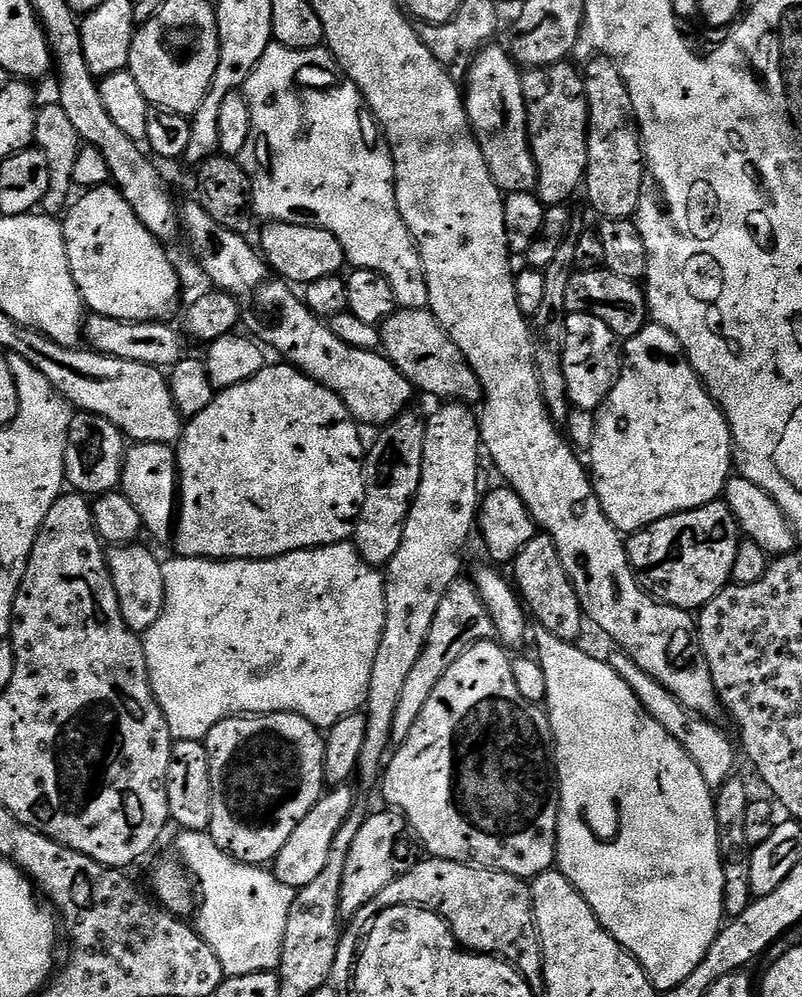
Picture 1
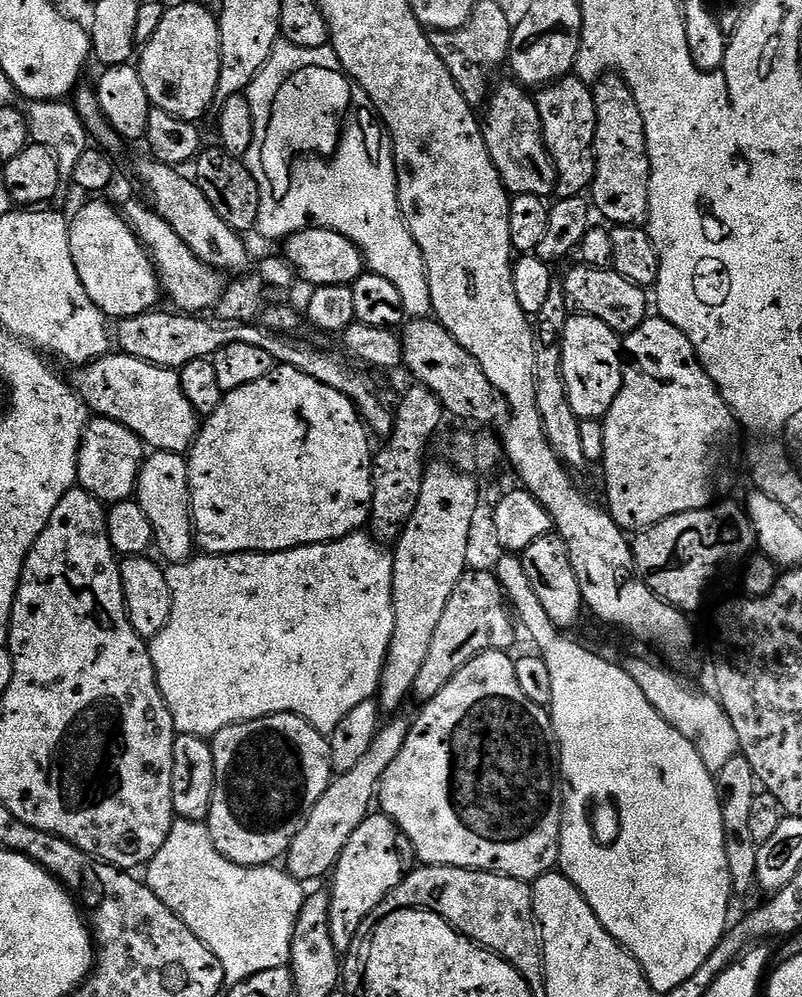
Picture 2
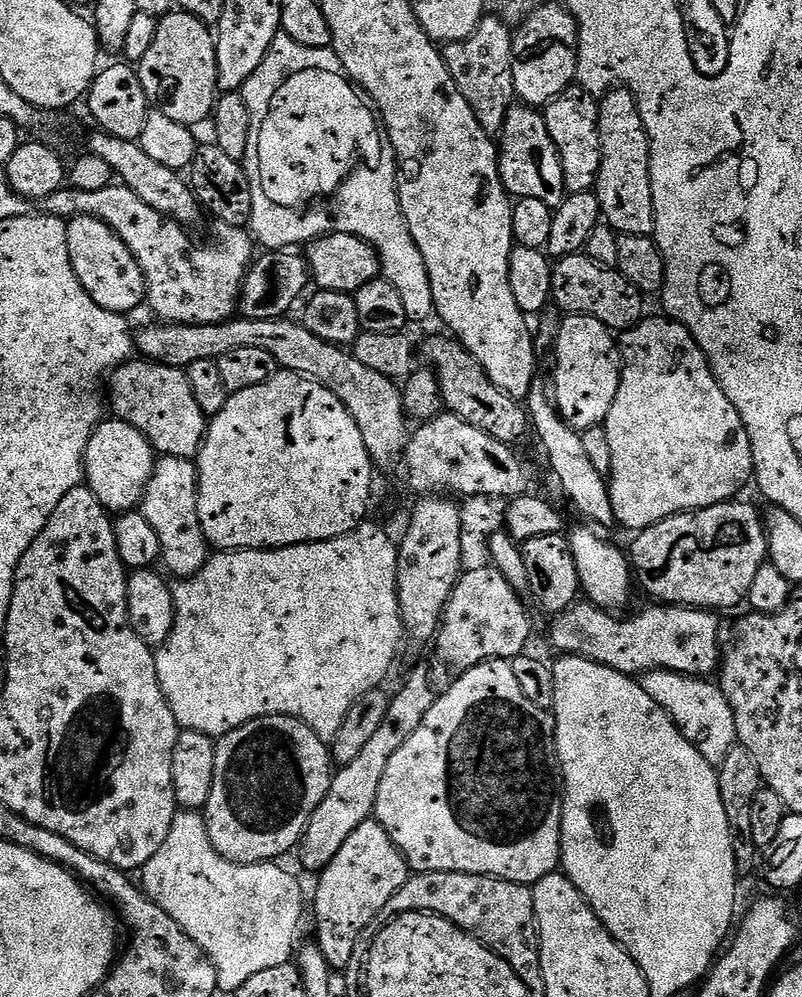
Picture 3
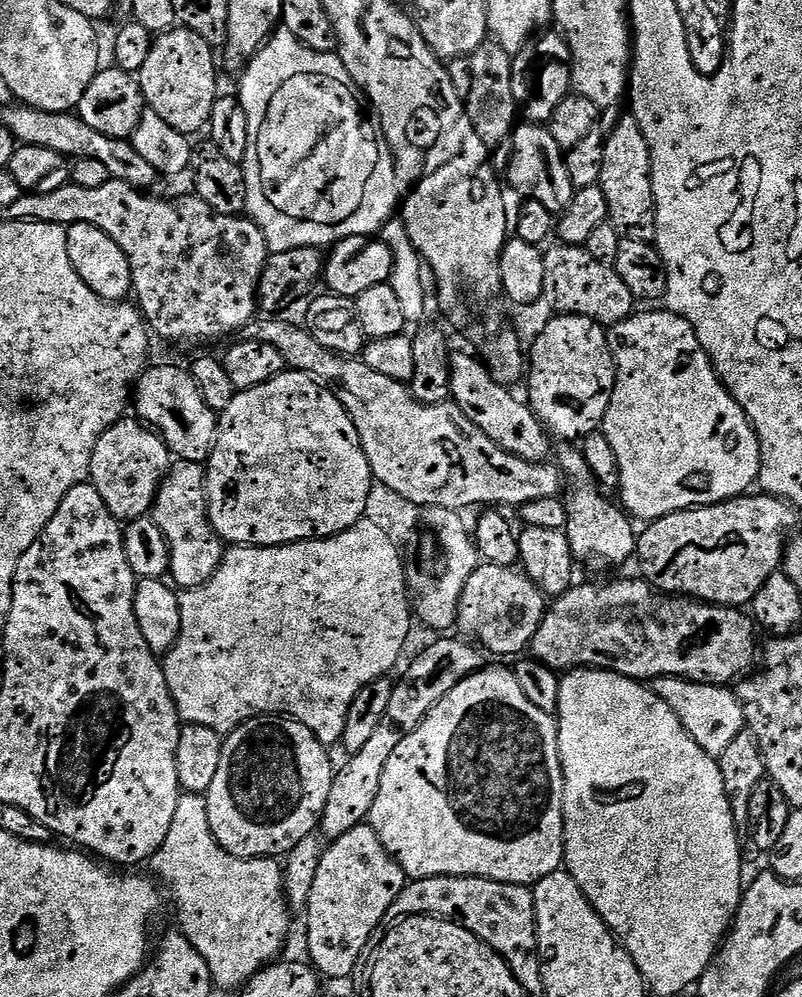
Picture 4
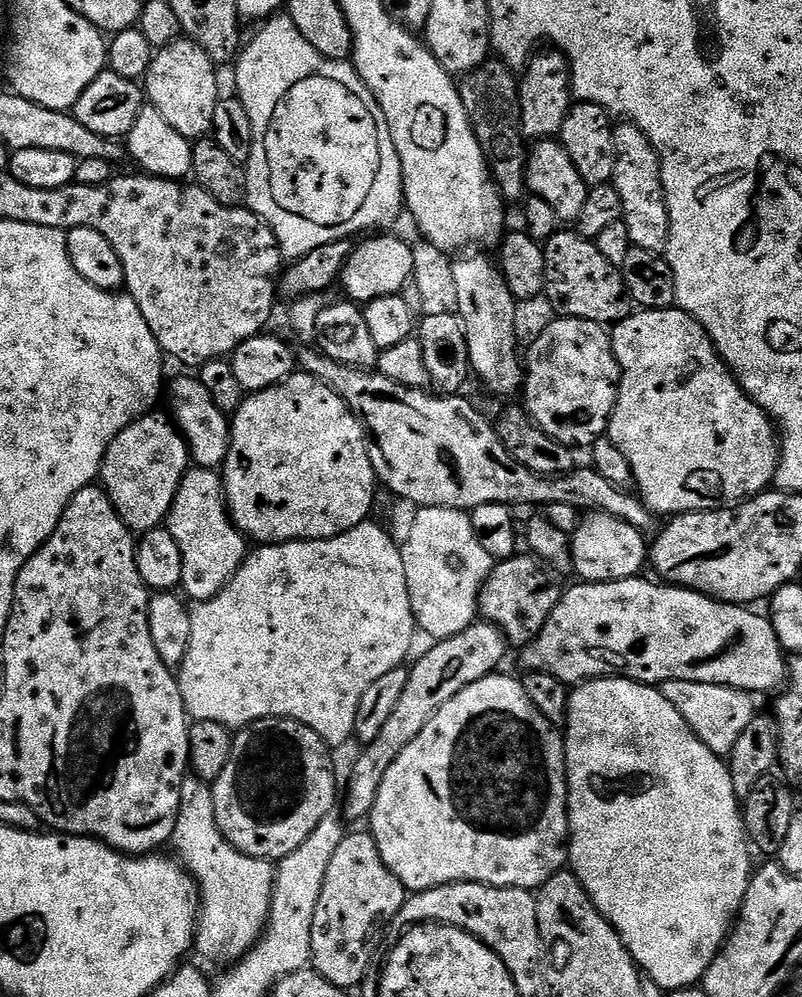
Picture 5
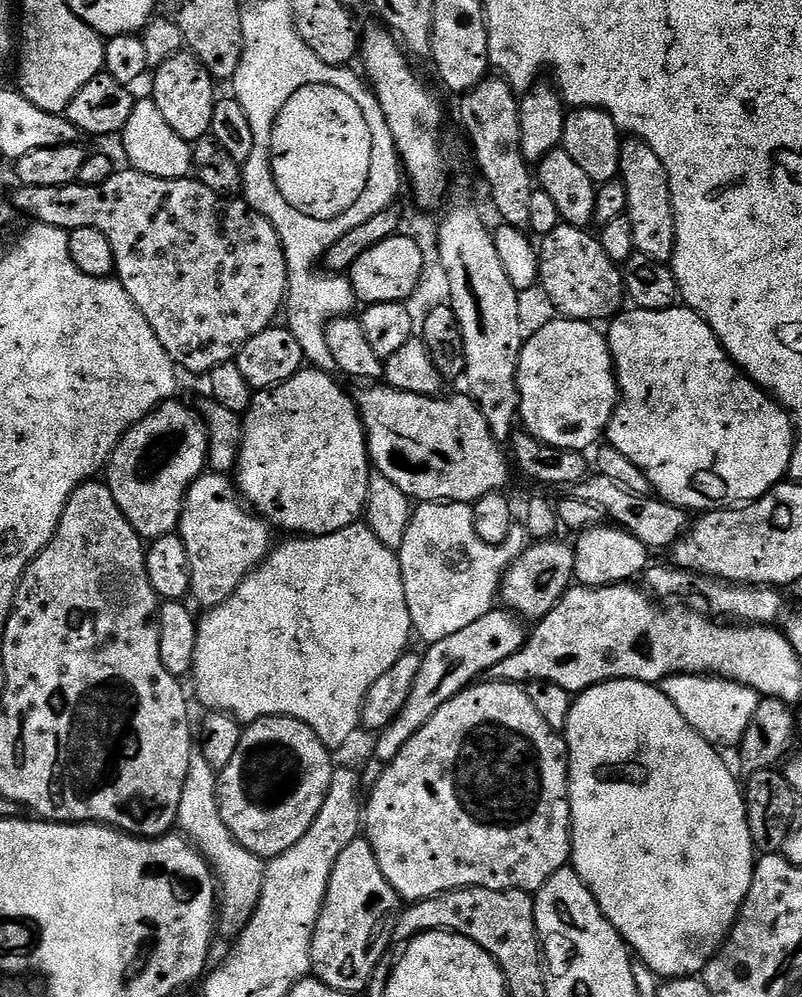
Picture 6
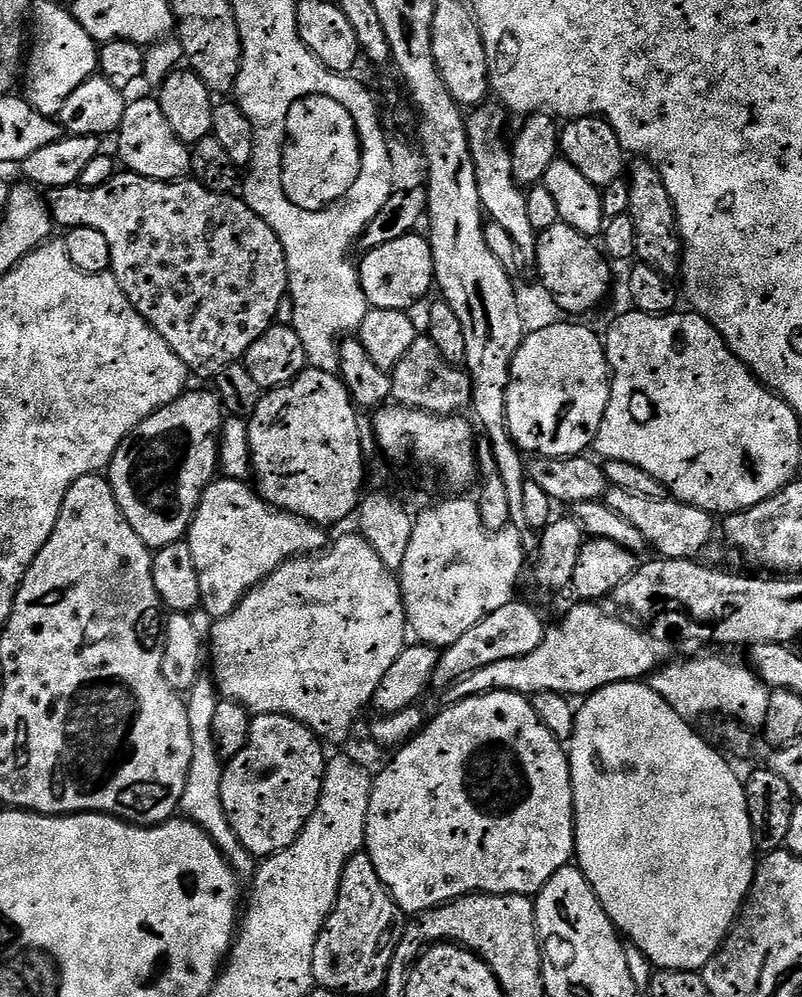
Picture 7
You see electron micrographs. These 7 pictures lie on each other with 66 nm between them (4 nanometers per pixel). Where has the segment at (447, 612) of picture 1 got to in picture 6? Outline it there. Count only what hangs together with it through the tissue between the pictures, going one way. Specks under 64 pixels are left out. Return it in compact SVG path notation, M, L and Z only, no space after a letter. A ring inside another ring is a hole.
M549 538L533 543L505 571L498 596L502 602L504 599L503 607L521 621L535 622L546 618L546 614L550 614L550 610L554 610L554 606L568 593L568 589L573 587L576 549L569 541L567 544L560 539Z

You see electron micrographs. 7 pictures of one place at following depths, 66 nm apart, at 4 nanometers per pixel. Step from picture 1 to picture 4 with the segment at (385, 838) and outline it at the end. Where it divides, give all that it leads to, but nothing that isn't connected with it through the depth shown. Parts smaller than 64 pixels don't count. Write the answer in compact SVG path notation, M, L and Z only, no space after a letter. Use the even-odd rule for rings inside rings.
M367 822L354 826L354 830L346 830L342 838L331 841L321 851L306 905L307 959L321 977L344 980L359 966L364 947L373 943L372 935L381 931L383 920L389 919L390 906L402 894L405 883L402 866L382 846L382 838L378 838Z

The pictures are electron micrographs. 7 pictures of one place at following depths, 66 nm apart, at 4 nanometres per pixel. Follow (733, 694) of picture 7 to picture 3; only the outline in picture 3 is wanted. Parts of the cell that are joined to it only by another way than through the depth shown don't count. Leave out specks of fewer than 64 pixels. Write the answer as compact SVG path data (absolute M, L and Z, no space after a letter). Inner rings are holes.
M655 668L643 673L638 682L666 714L678 726L678 730L714 766L718 766L730 754L732 748L737 747L736 722L734 710L721 690L719 683L708 678L697 678L695 676L683 676L681 672L671 672L665 668Z

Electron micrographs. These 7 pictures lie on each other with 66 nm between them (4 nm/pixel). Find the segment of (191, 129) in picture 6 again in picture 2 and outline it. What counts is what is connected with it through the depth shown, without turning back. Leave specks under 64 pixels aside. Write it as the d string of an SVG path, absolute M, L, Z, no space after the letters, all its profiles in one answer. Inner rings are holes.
M176 4L165 7L164 17L158 25L158 30L148 39L138 52L138 67L142 86L146 86L146 94L153 108L166 110L166 114L174 114L174 118L182 118L193 122L208 112L208 107L217 103L218 70L220 69L220 21L208 8L200 4Z

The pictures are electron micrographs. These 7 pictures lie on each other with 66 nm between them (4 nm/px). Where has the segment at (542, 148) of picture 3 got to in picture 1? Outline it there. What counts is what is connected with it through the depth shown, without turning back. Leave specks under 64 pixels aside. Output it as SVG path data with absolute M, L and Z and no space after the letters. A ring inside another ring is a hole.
M496 42L489 44L473 58L462 92L464 109L482 149L482 158L486 158L490 178L494 178L500 191L505 194L530 192L536 187L539 172L528 141L524 78L509 49L498 45Z

